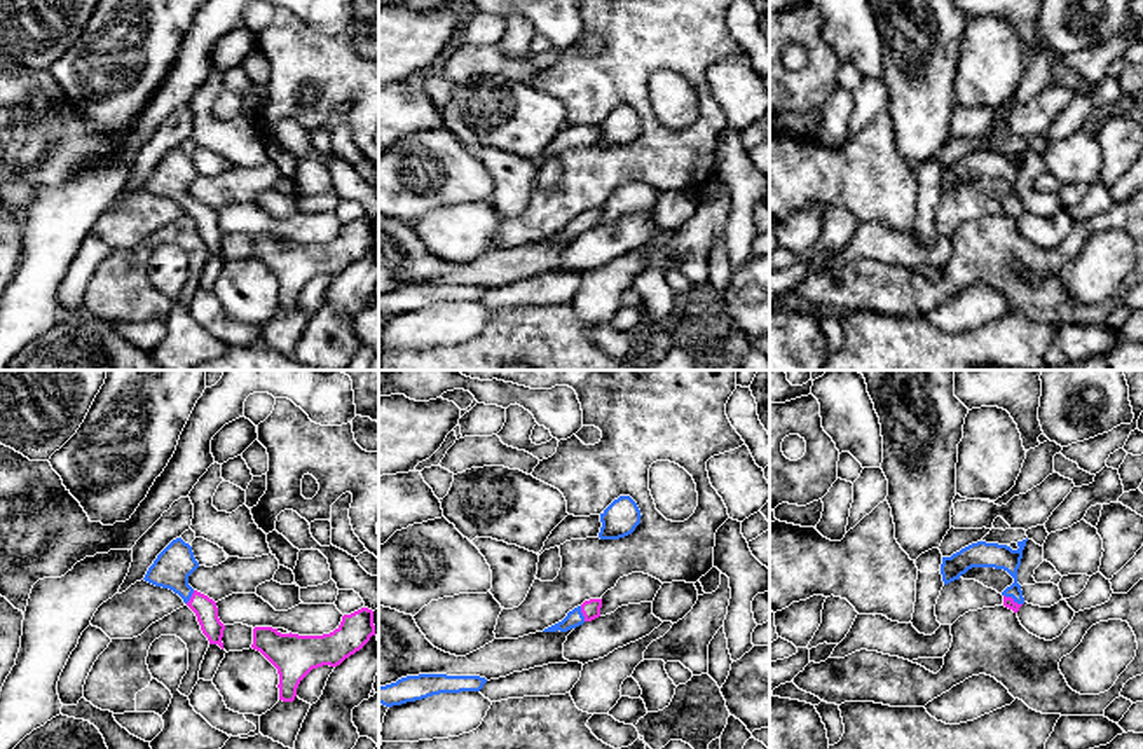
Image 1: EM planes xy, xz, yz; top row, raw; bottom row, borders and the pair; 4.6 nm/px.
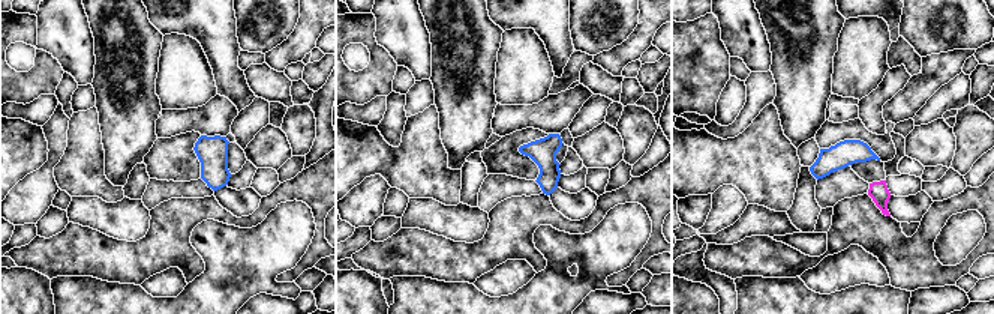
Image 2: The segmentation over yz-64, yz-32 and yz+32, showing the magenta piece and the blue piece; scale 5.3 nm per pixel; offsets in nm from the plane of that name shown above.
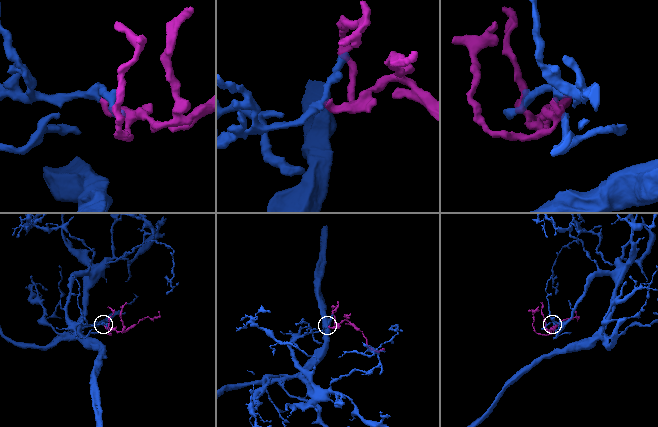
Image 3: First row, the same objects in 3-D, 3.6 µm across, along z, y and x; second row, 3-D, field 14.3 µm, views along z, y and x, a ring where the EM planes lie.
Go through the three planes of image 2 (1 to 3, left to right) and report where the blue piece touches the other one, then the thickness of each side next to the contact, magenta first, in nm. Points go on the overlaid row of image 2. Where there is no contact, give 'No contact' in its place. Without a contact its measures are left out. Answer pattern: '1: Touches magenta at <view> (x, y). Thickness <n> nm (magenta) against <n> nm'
1: No contact
2: No contact
3: No contact

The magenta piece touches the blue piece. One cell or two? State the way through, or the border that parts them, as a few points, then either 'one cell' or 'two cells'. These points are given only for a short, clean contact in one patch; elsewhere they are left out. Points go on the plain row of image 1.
way xz (590, 219), (581, 220), (574, 227); one cell

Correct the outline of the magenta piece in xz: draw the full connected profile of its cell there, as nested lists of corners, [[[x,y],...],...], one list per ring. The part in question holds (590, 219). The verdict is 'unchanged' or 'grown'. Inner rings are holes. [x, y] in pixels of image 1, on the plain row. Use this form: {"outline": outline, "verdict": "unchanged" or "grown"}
{"outline": [[[602,208],[585,210],[581,215],[569,220],[562,230],[544,237],[543,241],[557,241],[557,239],[567,241],[571,237],[576,237],[576,236],[583,234],[585,230],[592,230],[592,229],[599,227],[600,216],[602,216]]], "verdict": "grown"}

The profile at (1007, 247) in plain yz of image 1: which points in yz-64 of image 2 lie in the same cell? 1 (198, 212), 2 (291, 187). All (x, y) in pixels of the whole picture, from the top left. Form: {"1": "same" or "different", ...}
{"1": "same", "2": "same"}

